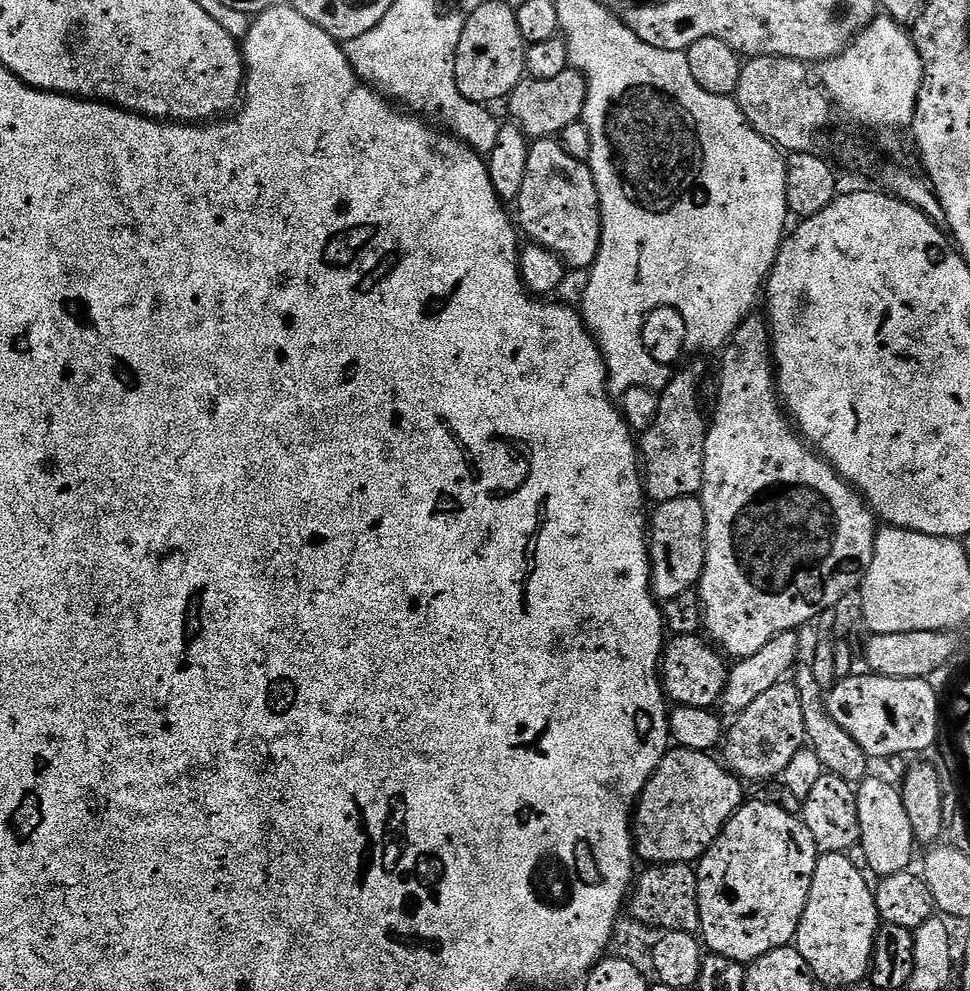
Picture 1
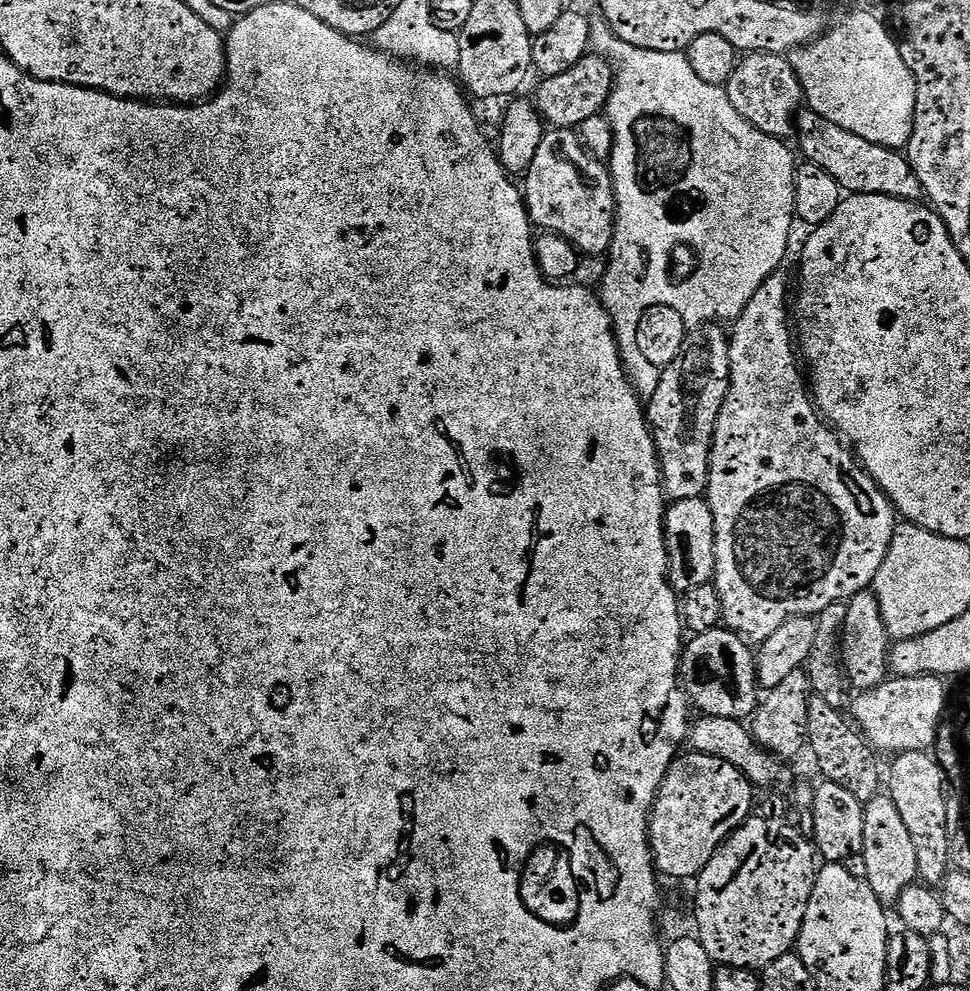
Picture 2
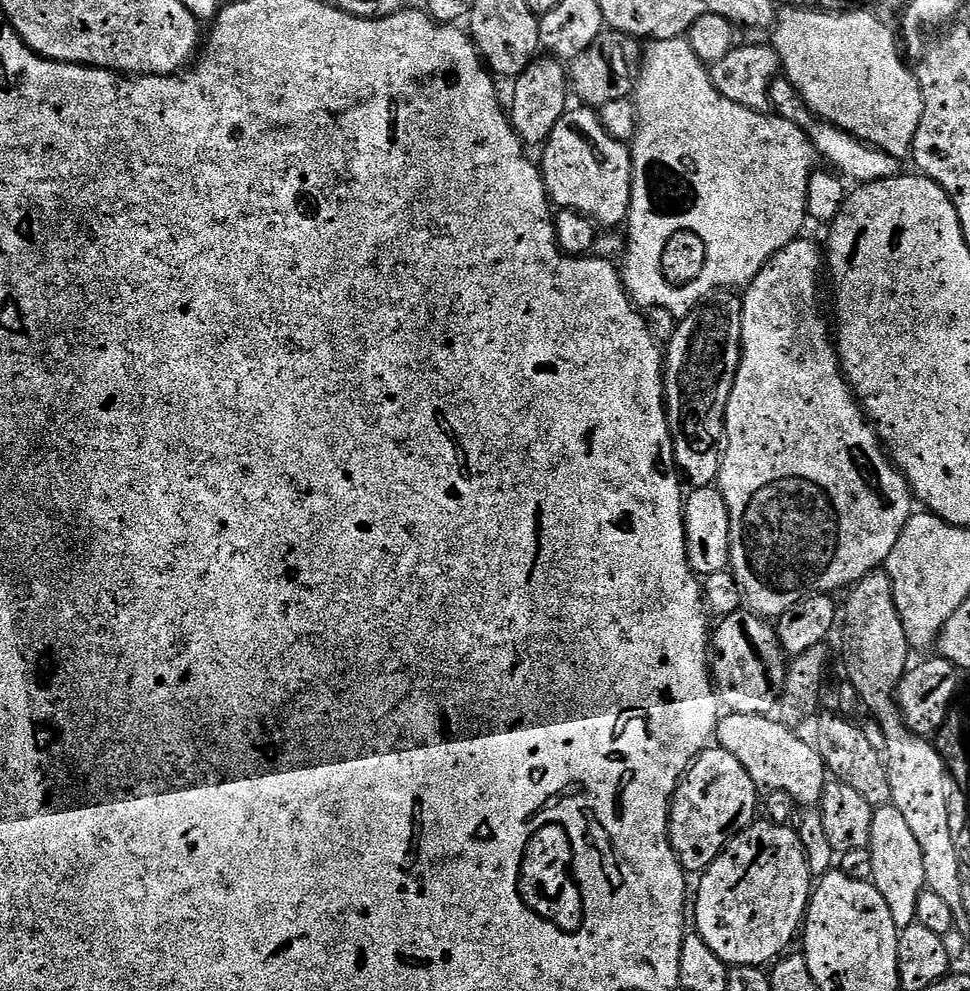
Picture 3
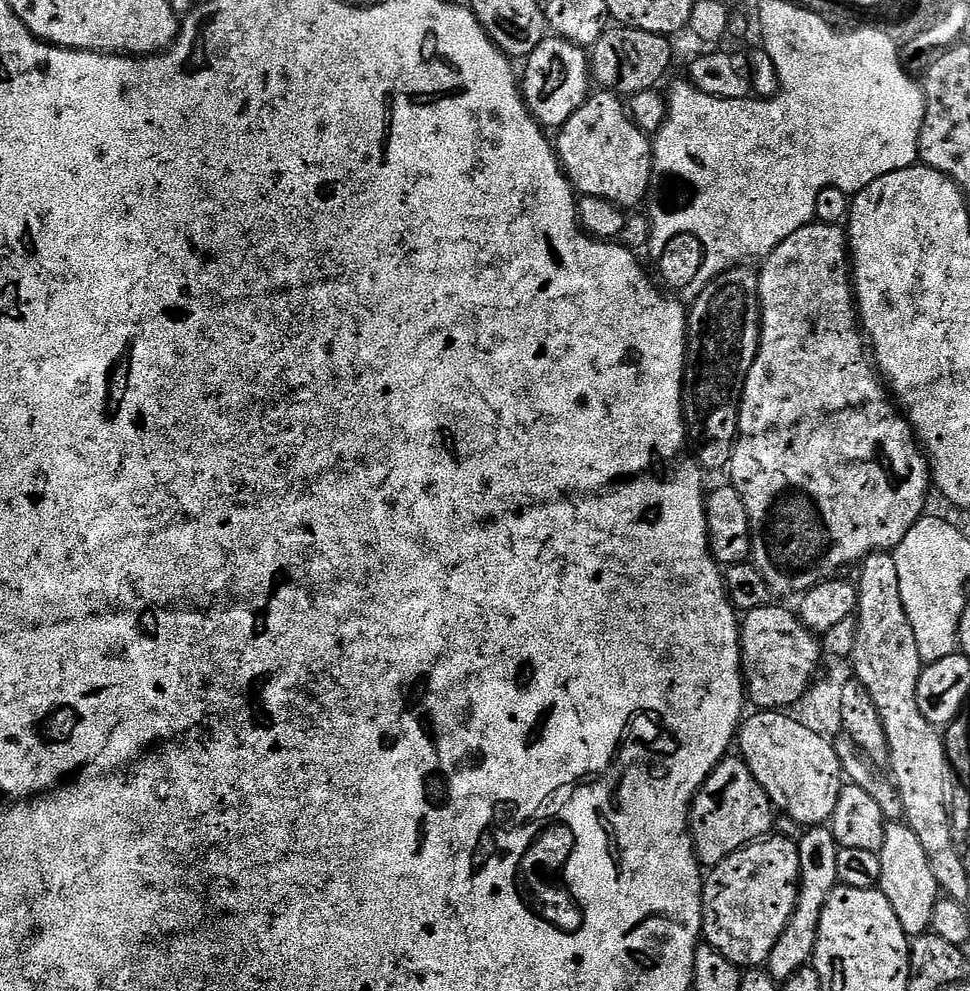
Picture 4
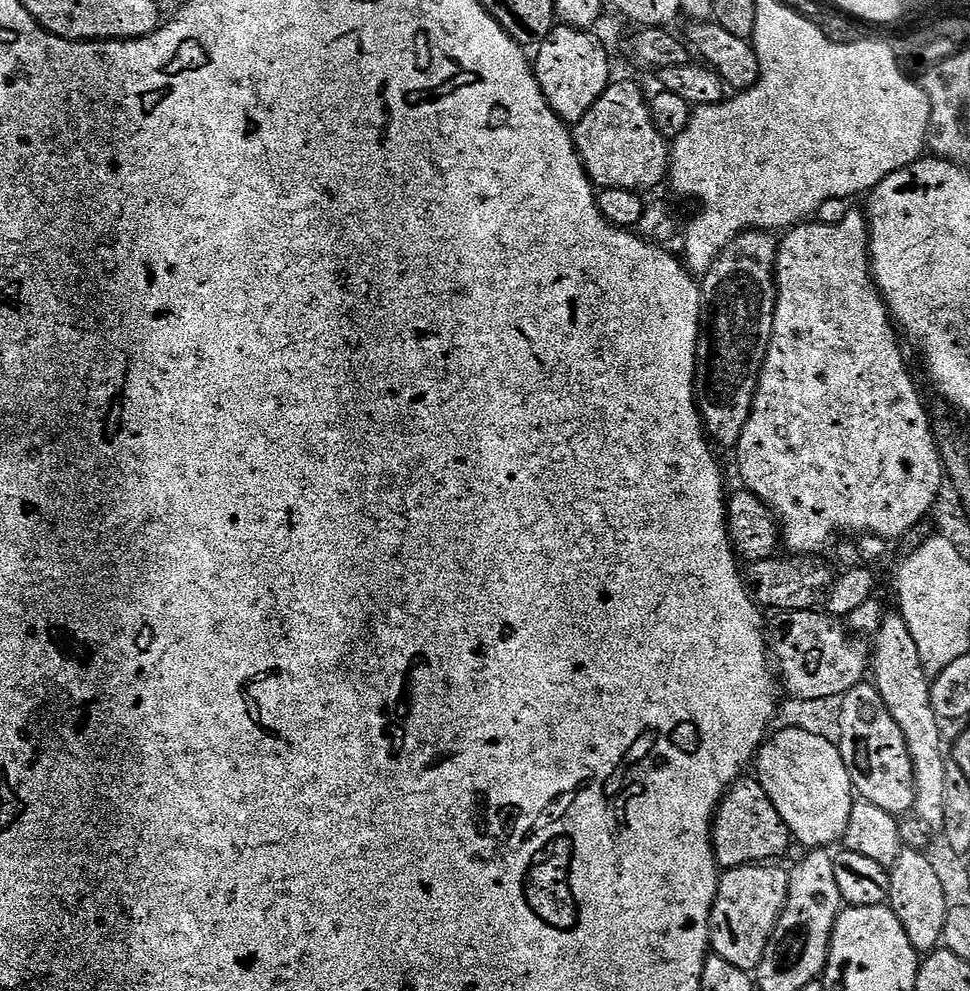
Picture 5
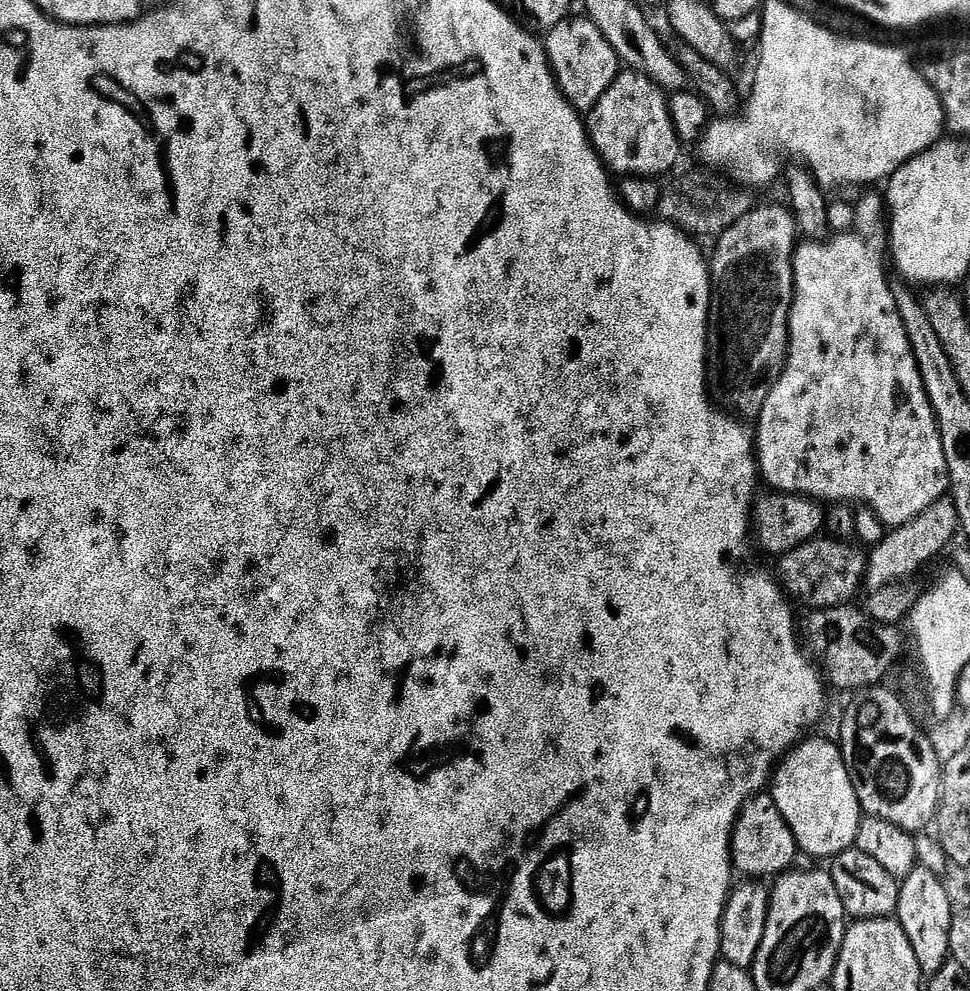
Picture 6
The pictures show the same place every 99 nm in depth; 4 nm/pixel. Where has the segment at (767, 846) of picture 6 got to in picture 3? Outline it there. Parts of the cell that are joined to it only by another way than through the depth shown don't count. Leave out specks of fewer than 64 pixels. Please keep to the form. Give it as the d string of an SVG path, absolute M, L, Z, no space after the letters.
M719 746L705 748L676 787L668 815L668 837L685 873L702 874L734 836L756 823L759 795L756 783L746 774L746 766L734 754Z

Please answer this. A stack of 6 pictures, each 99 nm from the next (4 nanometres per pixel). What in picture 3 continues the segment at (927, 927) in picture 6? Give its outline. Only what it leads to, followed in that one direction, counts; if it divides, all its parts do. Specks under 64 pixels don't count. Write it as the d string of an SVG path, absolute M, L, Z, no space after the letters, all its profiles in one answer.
M891 803L873 811L870 840L874 858L871 883L875 884L882 898L886 898L886 906L890 906L896 927L903 930L909 924L917 923L918 900L926 891L926 862L922 860L922 846L918 846L918 838L914 838L914 830L910 830L902 810Z

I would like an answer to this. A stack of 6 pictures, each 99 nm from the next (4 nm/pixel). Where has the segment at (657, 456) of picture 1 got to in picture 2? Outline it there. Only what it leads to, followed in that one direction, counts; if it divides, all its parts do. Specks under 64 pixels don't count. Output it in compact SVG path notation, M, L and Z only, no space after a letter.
M719 323L702 324L699 328L693 328L687 333L684 345L681 348L680 356L674 358L670 364L659 374L660 381L655 381L654 391L651 393L650 399L646 404L646 415L648 423L652 426L652 433L656 439L656 449L660 455L660 474L664 482L664 494L669 501L685 500L686 498L694 498L695 496L704 496L708 491L708 471L710 470L710 458L712 457L712 439L714 438L714 430L718 422L718 414L722 410L722 402L728 393L728 383L730 382L730 336L727 331L724 332Z

